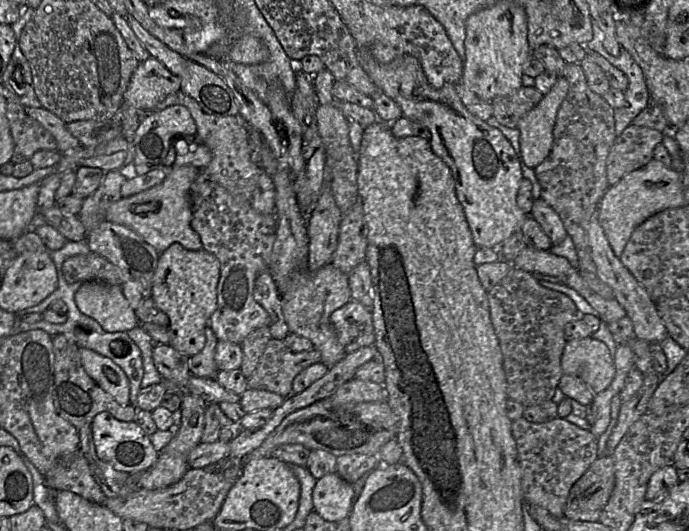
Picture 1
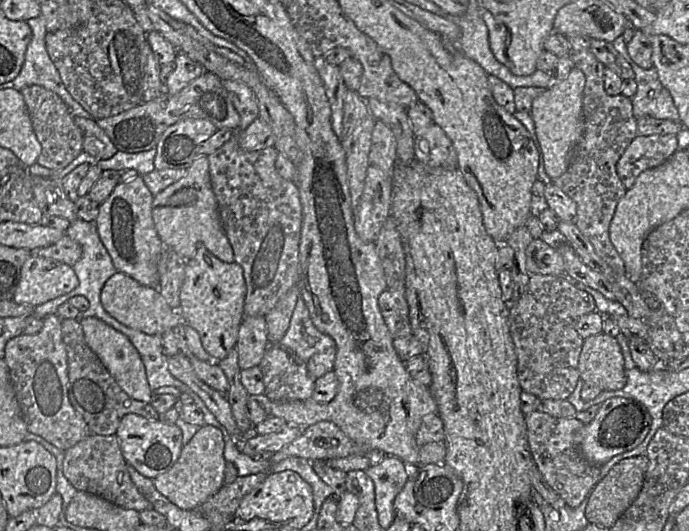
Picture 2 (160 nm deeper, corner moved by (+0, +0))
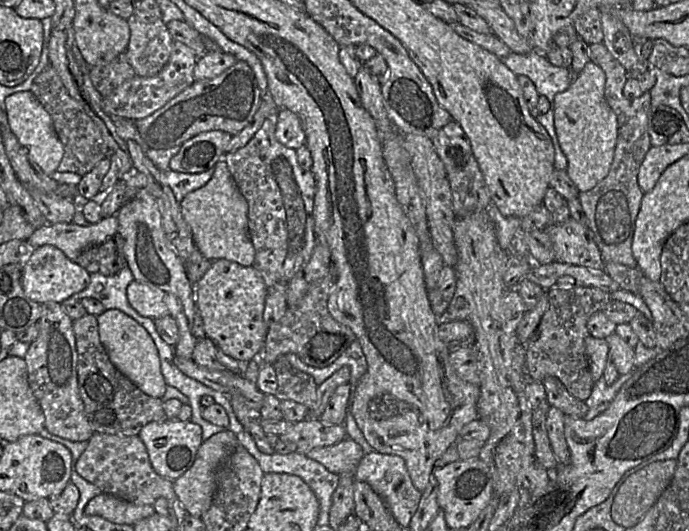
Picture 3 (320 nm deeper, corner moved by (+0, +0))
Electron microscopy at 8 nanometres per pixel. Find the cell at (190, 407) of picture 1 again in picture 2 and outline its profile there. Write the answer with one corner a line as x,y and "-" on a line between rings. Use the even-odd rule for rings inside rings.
203,424
184,444
176,463
165,473
155,477
155,488
171,503
184,510
196,510
225,484
227,461
224,458
225,438
218,427

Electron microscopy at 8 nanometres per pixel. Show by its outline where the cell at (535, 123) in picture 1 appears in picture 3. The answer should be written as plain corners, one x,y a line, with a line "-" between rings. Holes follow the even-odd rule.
590,61
570,86
551,101
557,140
567,158
565,170
579,191
588,191
603,180
614,157
618,124
604,96
605,81
605,72

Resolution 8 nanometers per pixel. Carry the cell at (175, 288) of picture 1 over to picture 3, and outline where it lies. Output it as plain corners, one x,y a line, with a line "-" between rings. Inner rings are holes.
225,259
213,260
203,277
194,284
196,311
200,313
206,336
226,355
251,361
264,347
269,326
263,319
268,287
252,266

